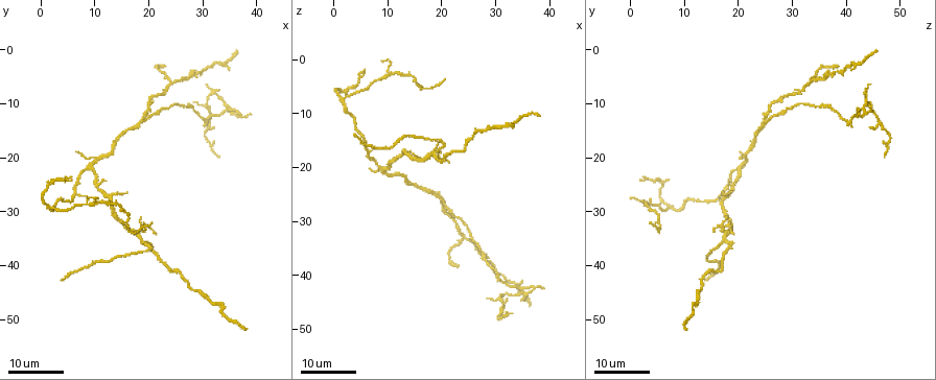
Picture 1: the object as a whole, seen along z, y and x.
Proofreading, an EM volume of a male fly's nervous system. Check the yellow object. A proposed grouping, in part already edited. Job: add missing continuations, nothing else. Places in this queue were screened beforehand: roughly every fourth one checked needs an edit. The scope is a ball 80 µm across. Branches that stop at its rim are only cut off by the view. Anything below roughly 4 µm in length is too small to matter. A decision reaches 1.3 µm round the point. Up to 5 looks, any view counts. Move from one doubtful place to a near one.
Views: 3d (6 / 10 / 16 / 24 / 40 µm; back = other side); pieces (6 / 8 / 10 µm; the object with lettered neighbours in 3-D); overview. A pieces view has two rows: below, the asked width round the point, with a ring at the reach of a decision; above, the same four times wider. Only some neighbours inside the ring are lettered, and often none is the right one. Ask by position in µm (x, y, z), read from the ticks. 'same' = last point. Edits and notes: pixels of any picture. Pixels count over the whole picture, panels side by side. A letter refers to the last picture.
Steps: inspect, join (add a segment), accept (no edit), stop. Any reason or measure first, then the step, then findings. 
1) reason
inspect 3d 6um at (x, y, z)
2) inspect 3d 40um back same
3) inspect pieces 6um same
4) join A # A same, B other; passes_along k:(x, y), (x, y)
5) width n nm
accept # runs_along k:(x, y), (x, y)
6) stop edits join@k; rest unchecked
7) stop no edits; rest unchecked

an open end
inspect 3d 16um at (33.0, 20.0, 47.0)

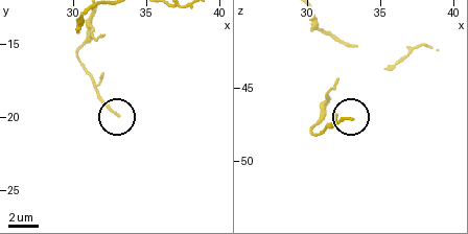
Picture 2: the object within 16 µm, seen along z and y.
see the neighbours
inspect pieces 6um at (33.0, 19.8, 47.0)

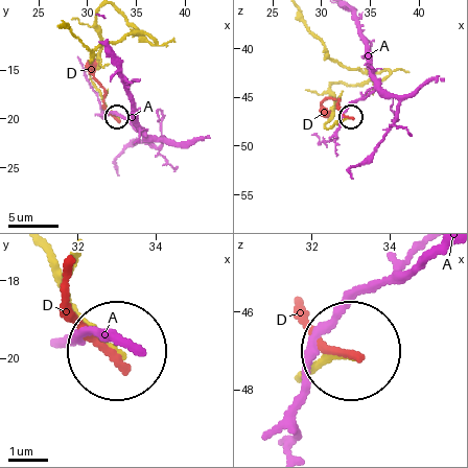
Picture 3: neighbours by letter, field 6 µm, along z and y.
width 160 nm
accept # A other, D other; runs_along 3:(300, 374), (343, 354); none of them fits

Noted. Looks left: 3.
long arm stops here
inspect 3d 16um at (36.0, 0.5, 45.5)

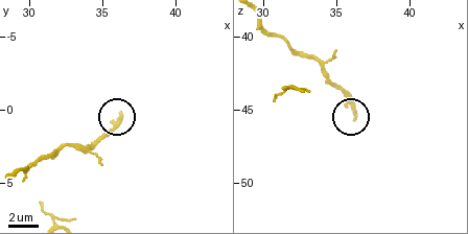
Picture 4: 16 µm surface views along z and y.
inspect pieces 6um at (36.2, 0.2, 45.6)

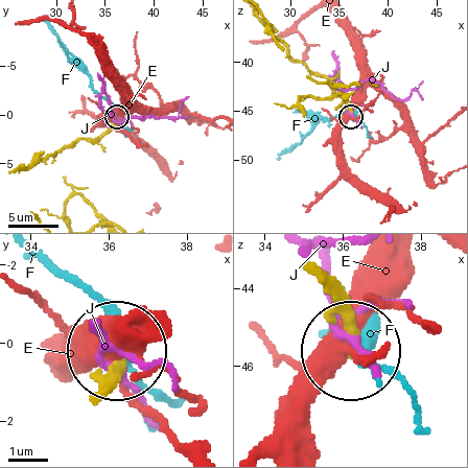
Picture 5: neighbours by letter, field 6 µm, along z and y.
accept # E other, F other, J other; runs_along 5:(325, 289), (351, 346); no lettered segment goes on from it

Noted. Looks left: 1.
stop no edits; rest unchecked

